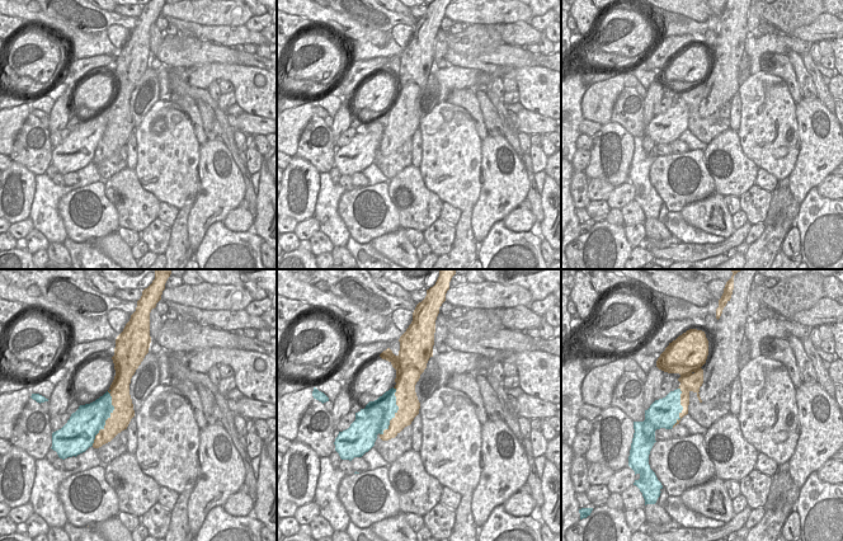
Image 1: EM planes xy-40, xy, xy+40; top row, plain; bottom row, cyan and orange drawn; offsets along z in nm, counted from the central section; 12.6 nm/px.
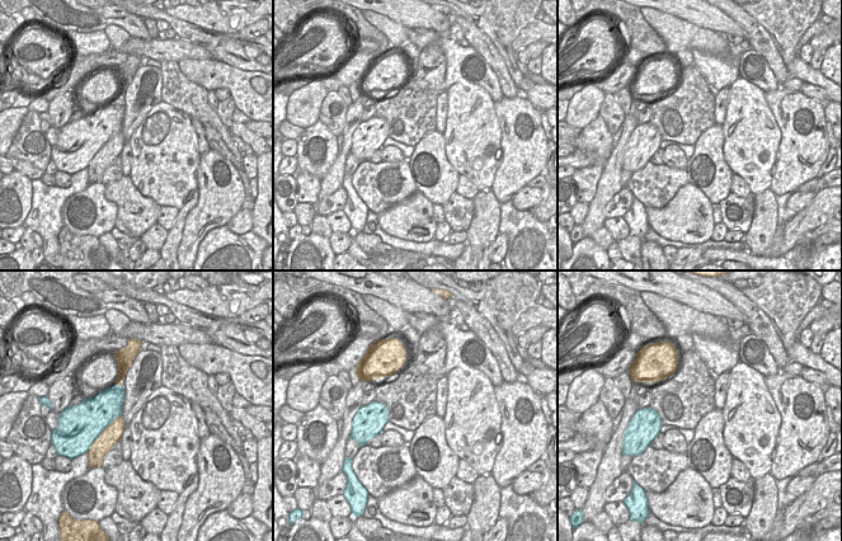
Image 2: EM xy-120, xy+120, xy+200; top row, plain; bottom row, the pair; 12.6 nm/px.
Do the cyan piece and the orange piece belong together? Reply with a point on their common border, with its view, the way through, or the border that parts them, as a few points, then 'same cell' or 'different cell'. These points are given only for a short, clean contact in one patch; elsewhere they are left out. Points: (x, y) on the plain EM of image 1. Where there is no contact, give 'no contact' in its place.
xy-40 (109, 132) | different cell

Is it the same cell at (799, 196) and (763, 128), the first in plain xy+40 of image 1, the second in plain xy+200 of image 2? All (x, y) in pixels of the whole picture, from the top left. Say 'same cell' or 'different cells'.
different cells

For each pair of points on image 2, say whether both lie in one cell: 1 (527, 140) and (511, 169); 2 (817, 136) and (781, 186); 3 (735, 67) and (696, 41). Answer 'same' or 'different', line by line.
1: same
2: same
3: different

